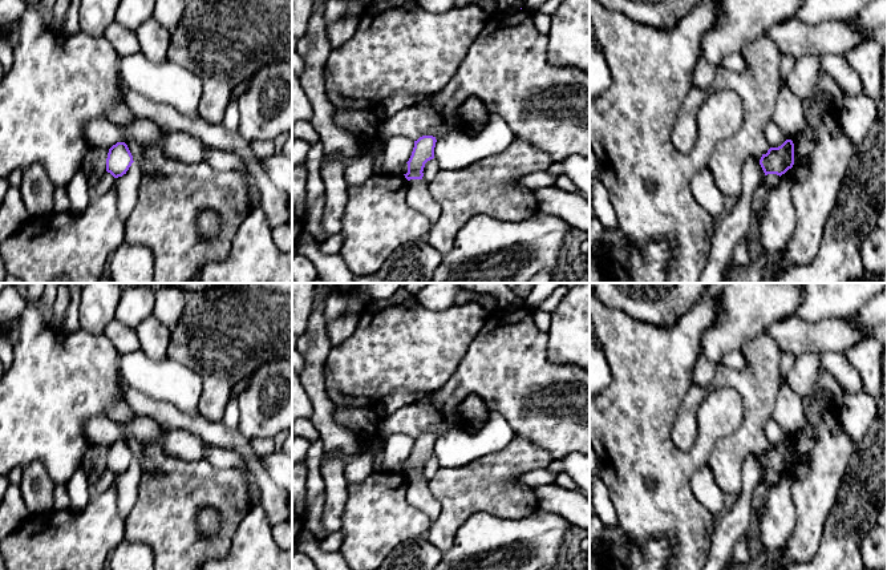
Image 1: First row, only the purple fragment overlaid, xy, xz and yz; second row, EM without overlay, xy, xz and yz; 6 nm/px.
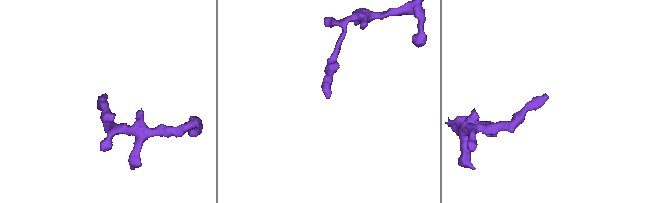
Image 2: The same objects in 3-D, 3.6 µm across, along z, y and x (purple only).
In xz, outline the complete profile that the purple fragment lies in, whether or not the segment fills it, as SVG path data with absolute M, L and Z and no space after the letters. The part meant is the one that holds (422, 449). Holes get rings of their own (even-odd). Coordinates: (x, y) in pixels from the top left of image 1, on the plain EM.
M422 433L414 438L414 445L408 461L408 470L404 472L408 478L422 477L425 461L434 456L436 434Z

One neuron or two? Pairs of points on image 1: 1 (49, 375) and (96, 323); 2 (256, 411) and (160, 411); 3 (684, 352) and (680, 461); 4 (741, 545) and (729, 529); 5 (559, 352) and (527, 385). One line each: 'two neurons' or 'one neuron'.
1: two neurons
2: two neurons
3: one neuron
4: two neurons
5: two neurons

